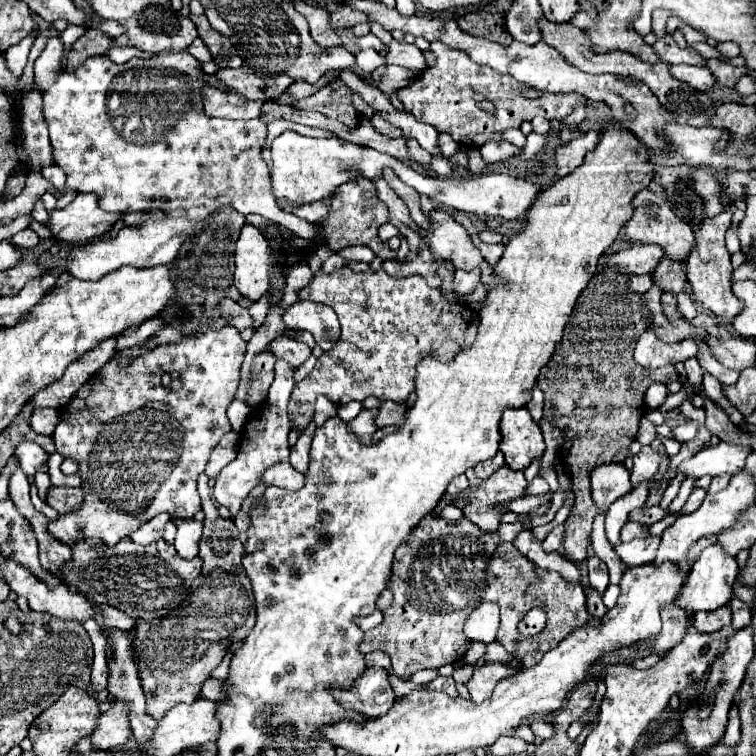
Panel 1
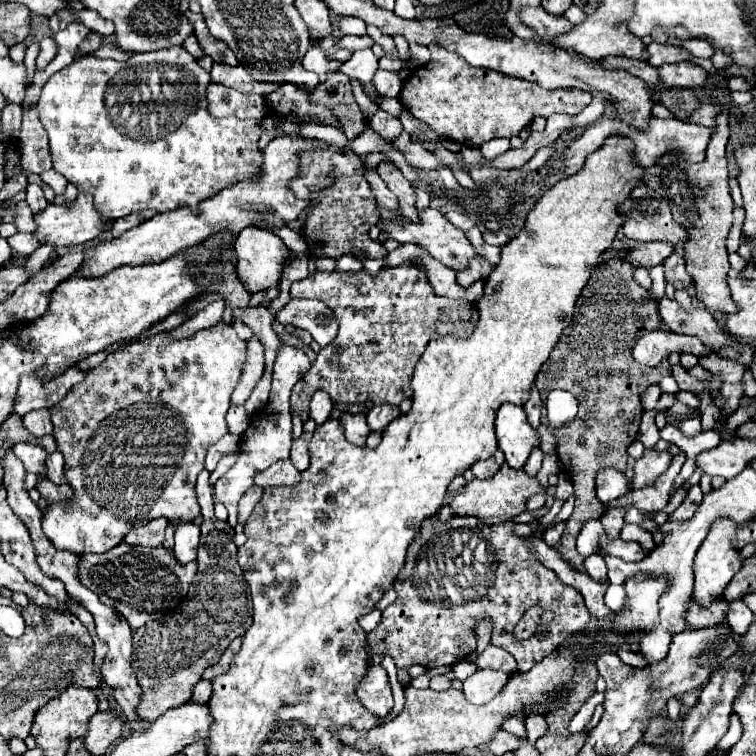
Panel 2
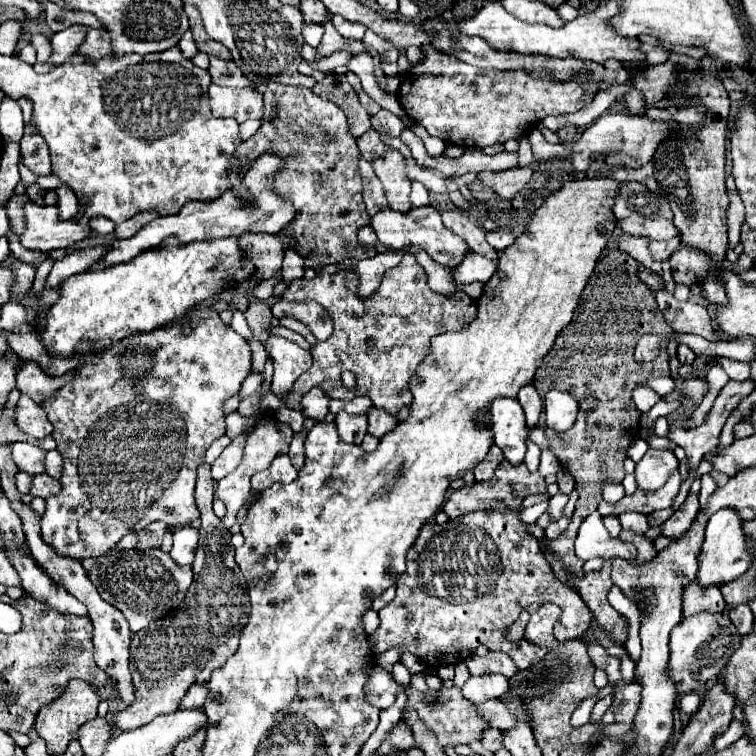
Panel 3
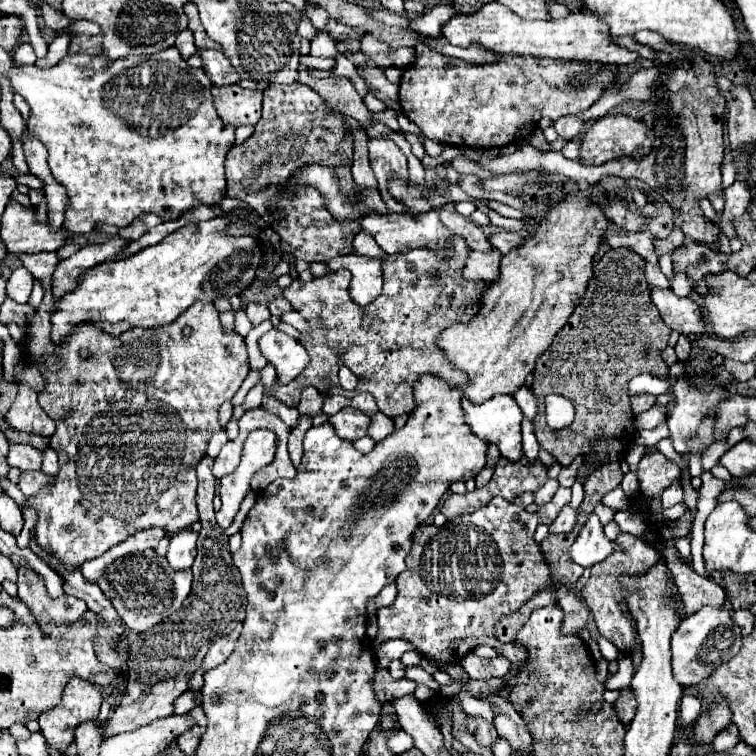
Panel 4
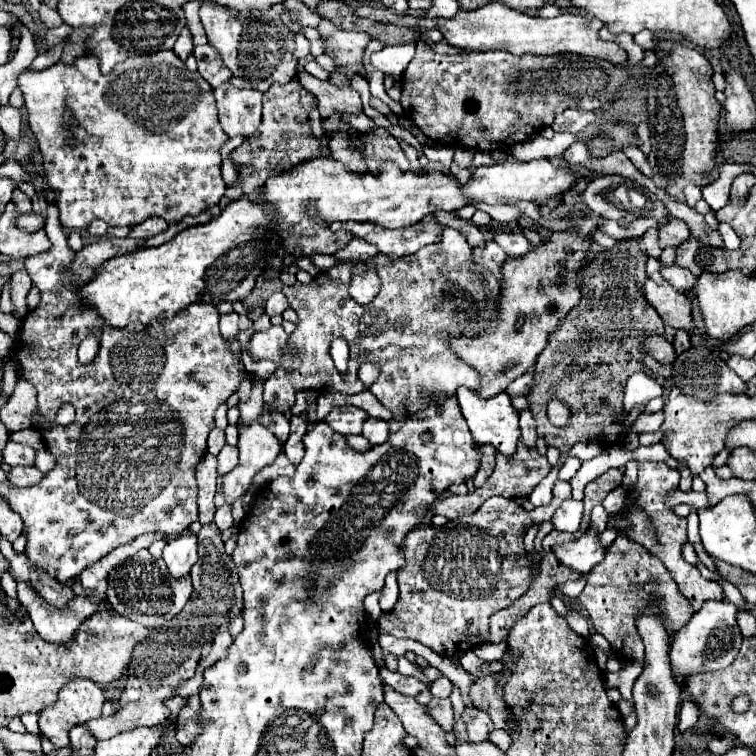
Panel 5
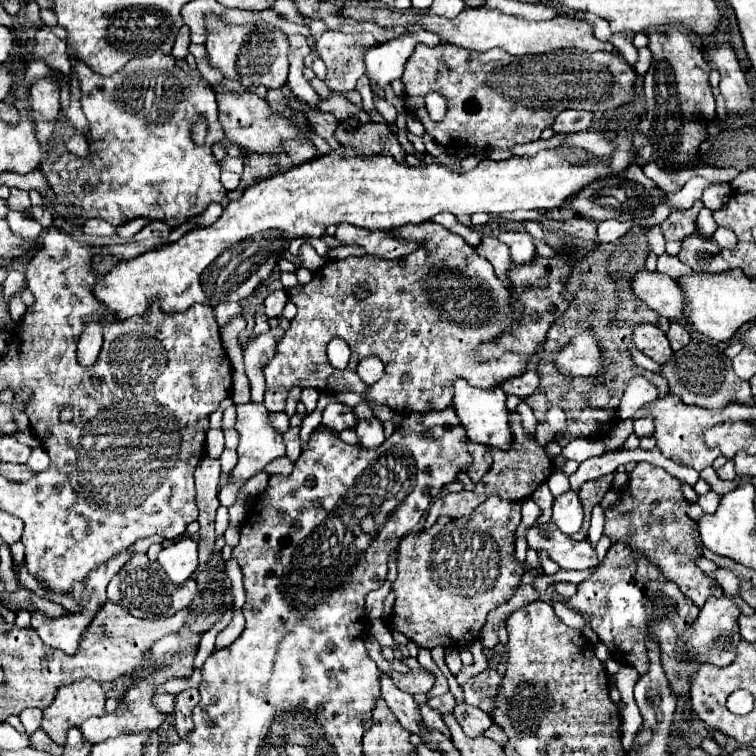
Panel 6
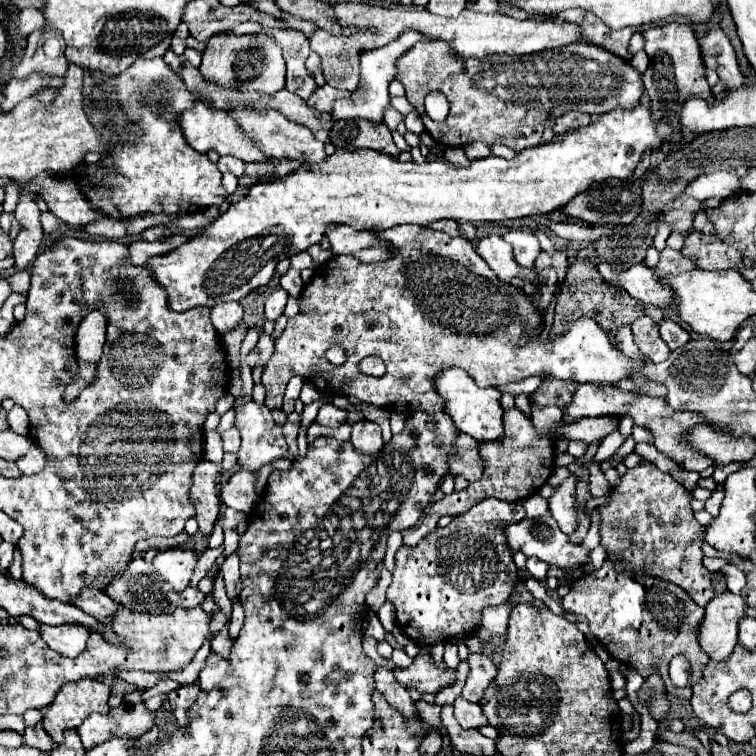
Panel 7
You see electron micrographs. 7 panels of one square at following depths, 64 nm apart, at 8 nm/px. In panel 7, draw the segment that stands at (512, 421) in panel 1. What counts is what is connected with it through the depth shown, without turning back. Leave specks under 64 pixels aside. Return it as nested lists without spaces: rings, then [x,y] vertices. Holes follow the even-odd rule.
[[[448,368],[436,378],[436,390],[444,396],[446,406],[444,412],[448,412],[456,424],[456,428],[468,436],[472,436],[476,442],[488,442],[488,440],[500,440],[504,438],[504,426],[502,426],[502,406],[500,396],[502,392],[498,388],[480,388],[468,374],[464,374],[460,368]]]

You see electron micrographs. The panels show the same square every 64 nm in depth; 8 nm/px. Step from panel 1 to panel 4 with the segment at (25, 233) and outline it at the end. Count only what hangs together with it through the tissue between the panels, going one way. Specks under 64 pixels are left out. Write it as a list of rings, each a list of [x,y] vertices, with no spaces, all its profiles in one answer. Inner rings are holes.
[[[36,252],[36,254],[18,254],[20,262],[32,272],[32,276],[36,280],[42,282],[44,286],[44,300],[40,304],[40,308],[36,310],[34,314],[34,320],[32,324],[28,326],[28,346],[24,348],[26,352],[30,352],[30,358],[32,362],[36,362],[36,366],[42,370],[44,378],[46,378],[46,390],[40,392],[38,396],[38,402],[42,406],[42,410],[52,418],[56,420],[56,432],[52,434],[52,448],[58,452],[60,456],[60,472],[56,474],[54,478],[54,484],[52,486],[46,486],[42,488],[36,496],[30,496],[28,498],[28,506],[34,506],[38,510],[38,522],[36,522],[36,528],[34,528],[34,536],[36,536],[36,542],[46,550],[46,552],[52,552],[52,556],[56,556],[64,566],[68,568],[76,568],[76,566],[82,566],[82,562],[86,560],[92,560],[92,558],[98,558],[102,556],[108,548],[112,548],[114,544],[120,544],[124,542],[128,536],[132,536],[134,532],[138,530],[144,530],[144,528],[166,528],[168,534],[174,534],[174,532],[180,532],[188,526],[192,526],[196,520],[198,520],[198,510],[196,510],[196,466],[198,462],[206,456],[206,448],[208,448],[208,442],[210,442],[210,436],[218,430],[222,430],[220,422],[218,422],[218,410],[222,406],[222,402],[230,400],[240,384],[244,382],[246,374],[250,372],[250,366],[248,366],[248,352],[246,352],[246,342],[240,334],[236,332],[226,332],[218,320],[218,310],[214,308],[214,304],[210,302],[196,302],[192,308],[188,308],[182,316],[176,318],[176,322],[168,324],[168,326],[160,326],[160,328],[154,328],[154,330],[144,330],[144,328],[132,328],[116,338],[112,336],[106,336],[104,332],[100,332],[100,329],[94,324],[80,324],[76,326],[76,330],[66,338],[66,342],[62,346],[56,346],[52,344],[50,340],[50,330],[52,330],[52,324],[50,324],[50,316],[54,312],[54,304],[56,300],[52,298],[52,292],[50,292],[50,280],[52,280],[52,272],[58,264],[58,258],[56,258],[56,252]],[[82,348],[88,348],[90,350],[90,356],[88,358],[80,358],[80,350]],[[44,352],[50,352],[50,354],[56,354],[64,360],[64,366],[60,372],[52,374],[44,368],[42,364],[42,354]]]

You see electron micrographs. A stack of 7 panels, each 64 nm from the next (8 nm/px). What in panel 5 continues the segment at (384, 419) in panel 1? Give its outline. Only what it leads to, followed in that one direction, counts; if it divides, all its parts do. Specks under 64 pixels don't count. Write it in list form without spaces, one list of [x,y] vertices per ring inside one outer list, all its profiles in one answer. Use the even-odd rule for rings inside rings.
[[[368,418],[366,420],[362,436],[366,436],[372,446],[382,444],[388,438],[388,434],[390,432],[388,432],[388,422],[386,420],[382,420],[382,418]]]

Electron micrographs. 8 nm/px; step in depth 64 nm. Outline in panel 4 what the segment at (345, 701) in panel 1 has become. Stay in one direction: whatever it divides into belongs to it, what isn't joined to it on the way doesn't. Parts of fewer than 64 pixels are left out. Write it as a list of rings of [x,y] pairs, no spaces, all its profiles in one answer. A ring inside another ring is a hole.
[[[376,668],[376,674],[372,678],[372,688],[374,688],[374,694],[376,698],[386,704],[390,700],[396,700],[404,694],[414,694],[416,690],[416,682],[408,680],[408,678],[402,678],[402,680],[394,680],[388,670],[384,668]]]

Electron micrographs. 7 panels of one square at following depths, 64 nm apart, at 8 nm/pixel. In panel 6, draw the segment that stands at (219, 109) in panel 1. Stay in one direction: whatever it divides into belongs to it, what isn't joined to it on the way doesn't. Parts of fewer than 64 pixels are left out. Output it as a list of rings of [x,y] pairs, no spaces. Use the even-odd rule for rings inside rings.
[[[220,88],[216,92],[216,102],[218,102],[218,120],[224,128],[224,132],[238,146],[244,146],[244,148],[250,148],[256,152],[276,152],[276,148],[280,148],[284,138],[302,136],[302,132],[296,126],[288,124],[286,120],[280,120],[280,116],[272,116],[272,112],[268,112],[266,100],[256,96],[254,92],[238,94],[238,92]]]

